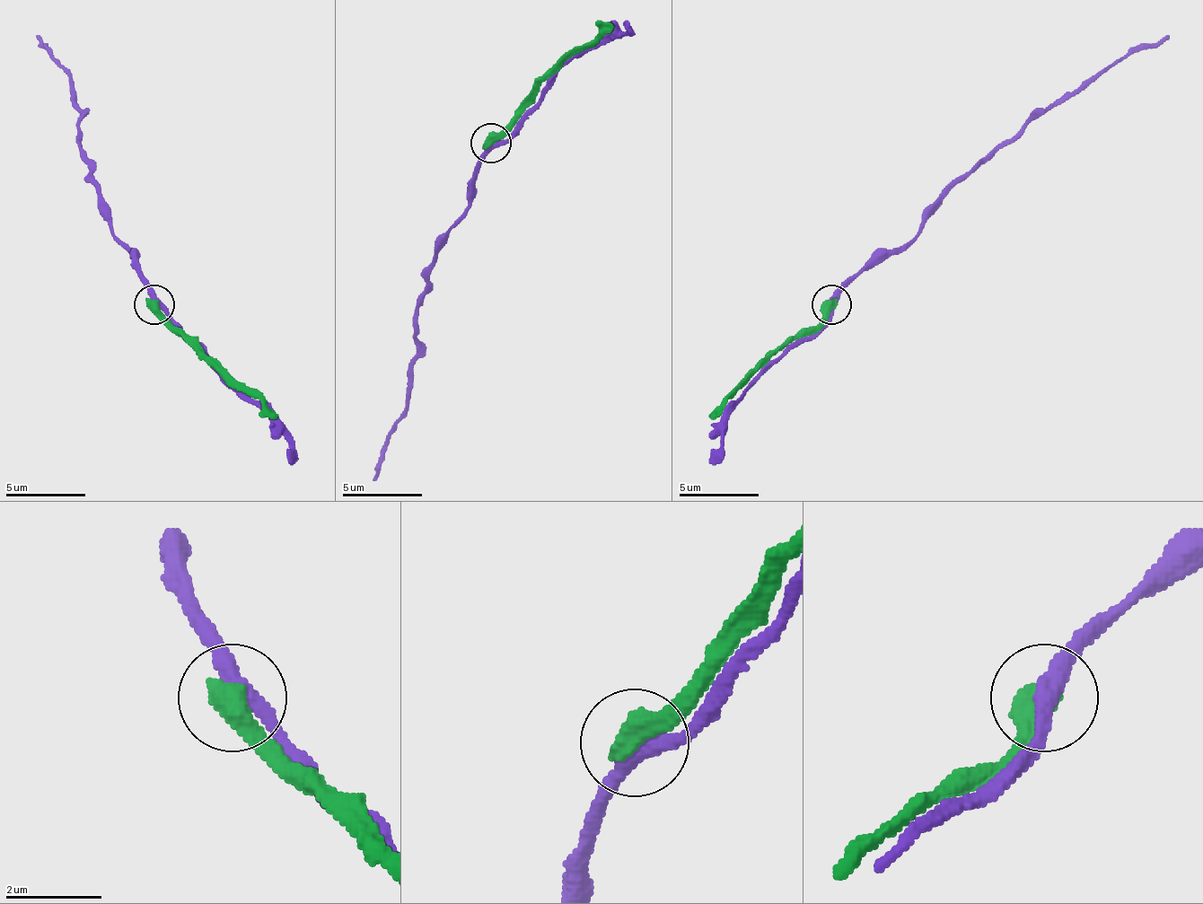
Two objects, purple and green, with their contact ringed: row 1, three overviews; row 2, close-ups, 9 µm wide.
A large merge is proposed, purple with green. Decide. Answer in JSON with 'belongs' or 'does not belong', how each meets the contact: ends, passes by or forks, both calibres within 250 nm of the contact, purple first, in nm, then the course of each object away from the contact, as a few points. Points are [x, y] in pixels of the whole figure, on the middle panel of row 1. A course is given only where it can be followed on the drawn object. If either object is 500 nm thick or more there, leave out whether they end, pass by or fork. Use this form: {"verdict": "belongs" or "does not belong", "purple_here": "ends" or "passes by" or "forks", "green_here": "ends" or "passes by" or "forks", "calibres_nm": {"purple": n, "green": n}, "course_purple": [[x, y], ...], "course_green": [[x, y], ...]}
{"verdict": "does not belong", "calibres_nm": {"purple": 360, "green": 600}, "course_purple": [[492, 142], [471, 178], [471, 202], [447, 230], [432, 270], [416, 319], [408, 410], [383, 443], [371, 478]], "course_green": [[492, 142], [568, 57], [616, 25]]}

